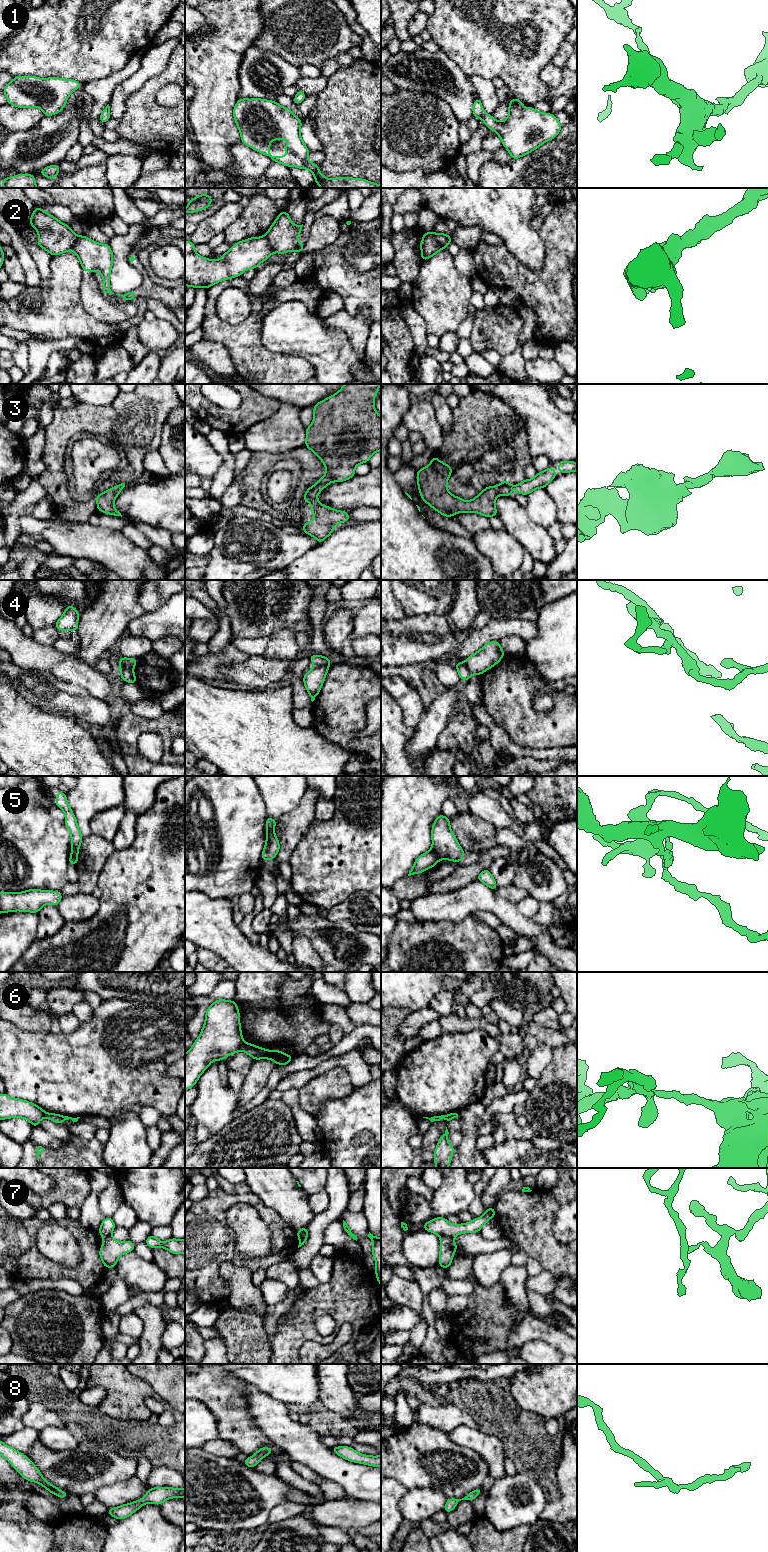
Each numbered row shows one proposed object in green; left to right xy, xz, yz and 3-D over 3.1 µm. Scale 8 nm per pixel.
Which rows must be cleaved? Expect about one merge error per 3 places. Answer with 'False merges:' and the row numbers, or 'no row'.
False merges: 2, 4, 5, 6, 7

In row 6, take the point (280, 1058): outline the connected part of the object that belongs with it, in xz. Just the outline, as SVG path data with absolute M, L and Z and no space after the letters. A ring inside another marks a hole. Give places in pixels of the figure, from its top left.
M243 1043L240 1050L251 1056L254 1060L270 1059L277 1065L287 1065L294 1058L279 1050L266 1050L251 1043Z

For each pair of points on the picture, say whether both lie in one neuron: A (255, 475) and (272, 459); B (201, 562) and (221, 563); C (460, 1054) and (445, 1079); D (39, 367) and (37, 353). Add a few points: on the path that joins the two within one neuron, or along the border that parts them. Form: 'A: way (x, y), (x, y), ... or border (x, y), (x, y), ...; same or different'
A: way (259, 471), (268, 462); same
B: border (209, 554), (209, 562), (205, 569); different
C: way (460, 1060), (448, 1073); same
D: way (37, 364), (37, 356); same

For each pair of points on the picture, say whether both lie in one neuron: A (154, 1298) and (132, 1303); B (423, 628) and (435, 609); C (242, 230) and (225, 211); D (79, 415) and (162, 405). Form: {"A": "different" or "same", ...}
{"A": "same", "B": "different", "C": "different", "D": "same"}

